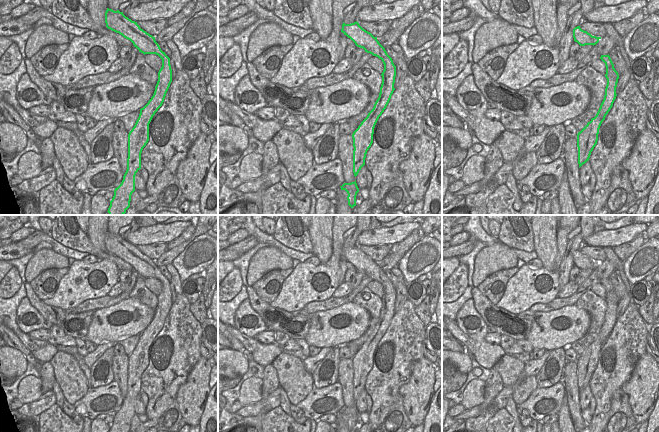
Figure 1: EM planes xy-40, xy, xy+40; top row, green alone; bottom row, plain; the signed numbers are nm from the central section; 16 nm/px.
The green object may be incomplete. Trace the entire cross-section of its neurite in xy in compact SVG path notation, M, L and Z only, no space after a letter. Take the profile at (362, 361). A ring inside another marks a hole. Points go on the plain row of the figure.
M357 245L351 248L345 248L343 246L341 256L350 262L357 271L363 272L365 276L378 281L384 288L384 294L381 298L382 308L379 321L373 333L352 358L354 371L353 397L356 401L365 389L367 375L373 367L375 349L386 333L395 314L396 290L385 272L377 264L377 261L374 261L370 256L363 253Z

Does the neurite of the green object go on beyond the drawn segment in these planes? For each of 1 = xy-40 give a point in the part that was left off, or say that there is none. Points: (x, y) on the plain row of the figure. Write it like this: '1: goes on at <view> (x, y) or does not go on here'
1: does not go on here

